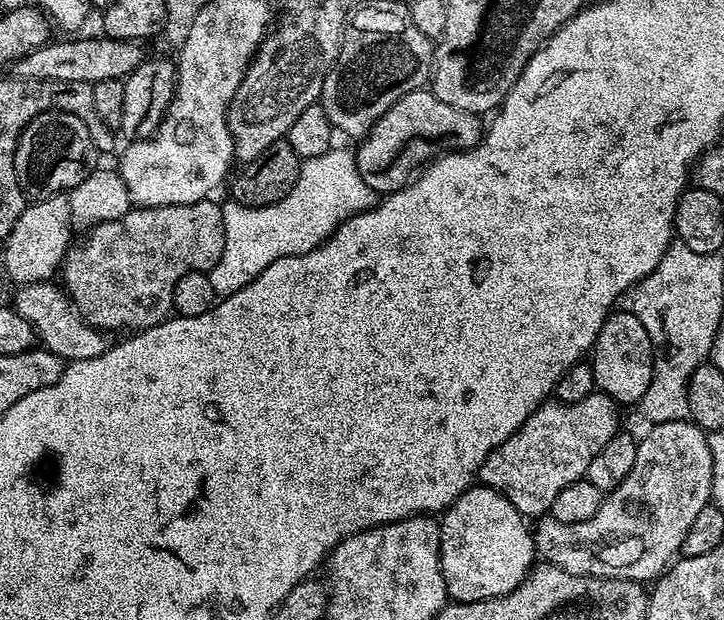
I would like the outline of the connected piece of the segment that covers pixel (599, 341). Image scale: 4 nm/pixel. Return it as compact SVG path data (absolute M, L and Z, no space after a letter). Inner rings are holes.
M630 310L609 313L607 322L599 331L590 356L592 360L593 384L604 395L611 397L619 405L635 405L653 377L653 346L646 328Z

